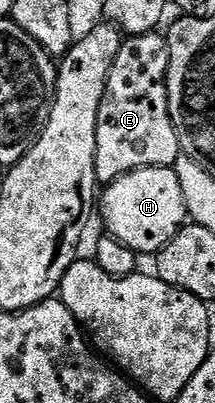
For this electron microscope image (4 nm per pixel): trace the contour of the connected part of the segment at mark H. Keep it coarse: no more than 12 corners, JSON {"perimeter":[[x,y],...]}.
{"perimeter":[[175,168],[107,182],[107,236],[157,254],[189,220]]}

